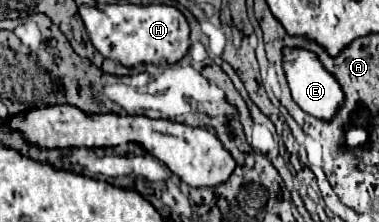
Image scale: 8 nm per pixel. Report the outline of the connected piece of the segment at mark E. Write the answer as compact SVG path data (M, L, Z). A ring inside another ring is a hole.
M285 49L285 75L287 75L287 81L289 81L289 89L291 89L291 95L293 95L293 101L309 115L313 117L319 117L319 119L333 119L333 113L335 109L343 103L343 91L339 87L339 83L335 81L335 77L331 73L325 71L325 67L321 65L321 61L309 53L309 51L291 51L291 49Z

